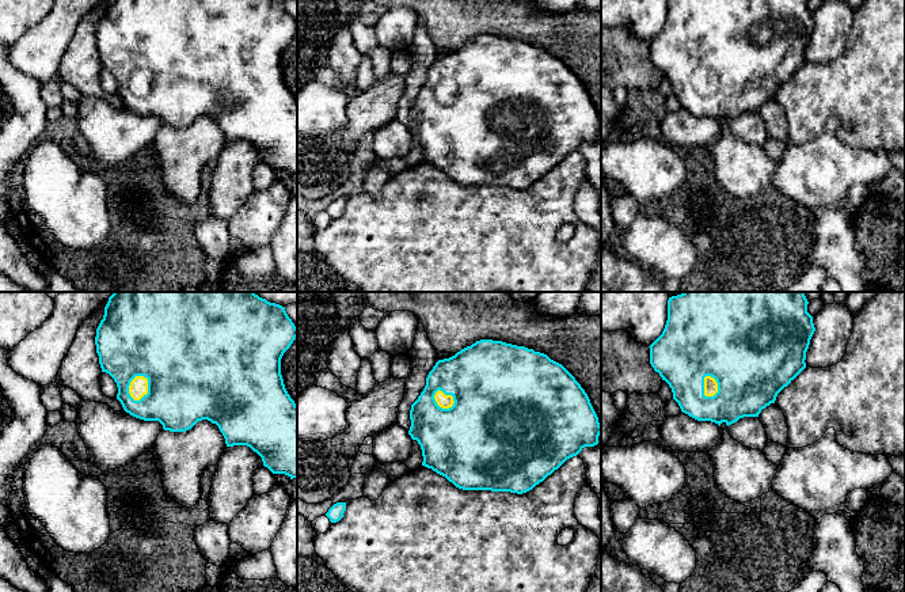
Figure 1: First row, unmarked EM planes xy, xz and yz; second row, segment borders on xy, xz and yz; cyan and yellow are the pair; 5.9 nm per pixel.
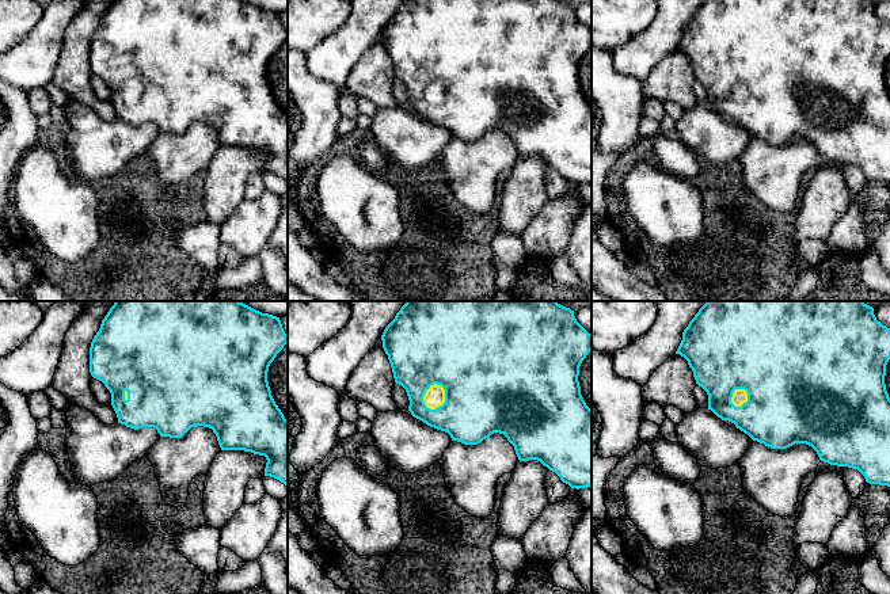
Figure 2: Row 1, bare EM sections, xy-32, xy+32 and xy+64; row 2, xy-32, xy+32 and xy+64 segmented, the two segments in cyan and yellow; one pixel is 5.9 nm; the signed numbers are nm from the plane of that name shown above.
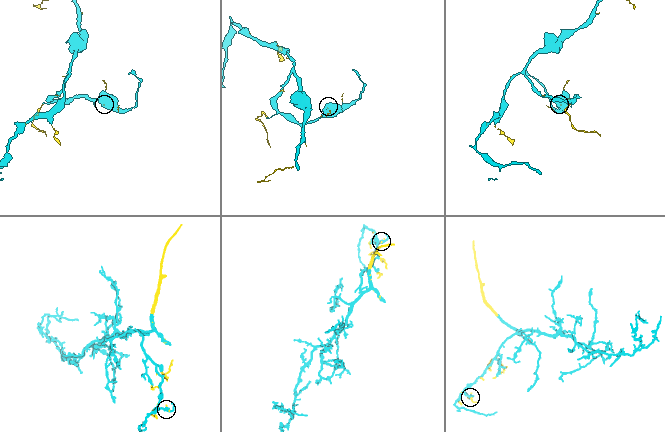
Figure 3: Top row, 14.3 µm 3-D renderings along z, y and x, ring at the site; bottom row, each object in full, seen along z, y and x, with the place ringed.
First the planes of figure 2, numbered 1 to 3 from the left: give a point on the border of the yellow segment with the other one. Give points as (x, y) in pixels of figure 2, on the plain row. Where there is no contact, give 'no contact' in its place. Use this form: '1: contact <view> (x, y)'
1: contact xy-32 (124, 91)
2: contact xy+32 (423, 91)
3: contact xy+64 (748, 96)

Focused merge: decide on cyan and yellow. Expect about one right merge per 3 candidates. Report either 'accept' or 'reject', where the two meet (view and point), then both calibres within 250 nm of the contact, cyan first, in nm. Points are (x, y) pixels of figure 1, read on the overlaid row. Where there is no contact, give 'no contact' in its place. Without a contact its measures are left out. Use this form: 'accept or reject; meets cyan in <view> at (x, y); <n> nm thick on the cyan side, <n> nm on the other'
accept; meets cyan in xy at (148, 390); 500 nm thick on the cyan side, 110 nm on the other

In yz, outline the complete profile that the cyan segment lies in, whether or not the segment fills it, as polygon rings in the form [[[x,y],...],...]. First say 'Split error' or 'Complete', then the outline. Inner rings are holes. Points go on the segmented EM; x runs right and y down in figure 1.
Split error. [[[682,292],[668,300],[668,320],[662,334],[649,346],[650,364],[673,392],[673,399],[682,413],[697,421],[711,421],[727,426],[744,417],[758,417],[763,409],[775,403],[777,394],[787,387],[805,368],[806,352],[815,331],[813,316],[807,312],[805,292]]]

